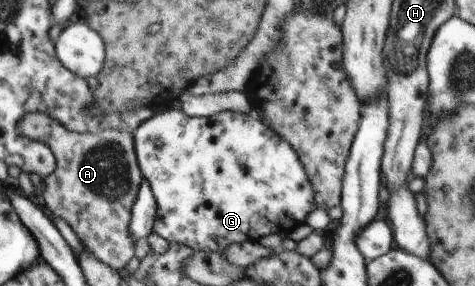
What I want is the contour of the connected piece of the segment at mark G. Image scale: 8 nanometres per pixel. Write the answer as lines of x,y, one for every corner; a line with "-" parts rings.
169,107
167,110
158,111
150,119
144,121
133,133
136,160
142,173
143,179
151,188
157,204
156,218
153,224
153,233
162,237
166,242
173,242
186,245
194,252
210,251
222,252
234,243
259,242
260,239
270,234
288,235
294,228
305,224
307,216
317,209
315,196
309,178
306,176
303,164
300,162
294,148
287,140
280,138
272,129
267,126
252,112
249,114
238,114
232,111
221,113
204,118
188,118
181,109

